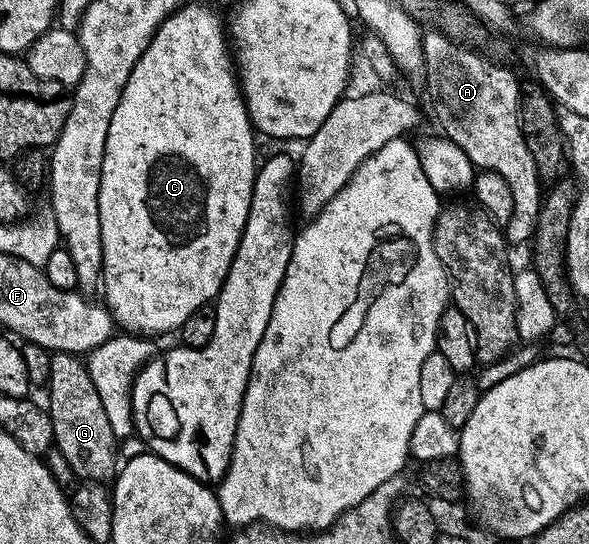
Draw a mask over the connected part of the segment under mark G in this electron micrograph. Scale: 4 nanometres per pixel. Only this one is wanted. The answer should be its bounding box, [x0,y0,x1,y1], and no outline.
[45,353,117,478]

